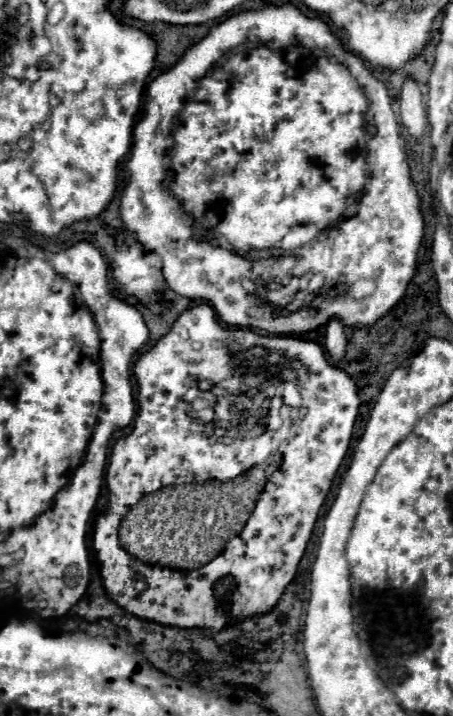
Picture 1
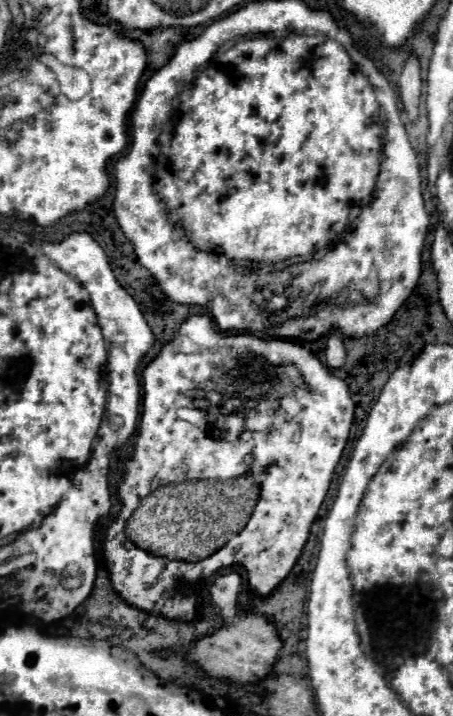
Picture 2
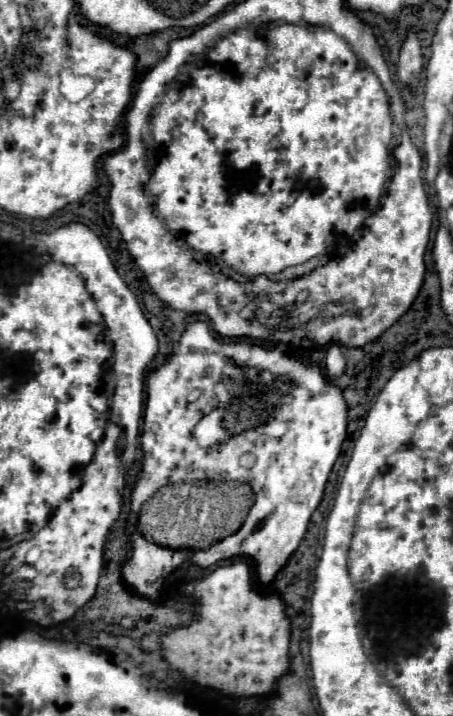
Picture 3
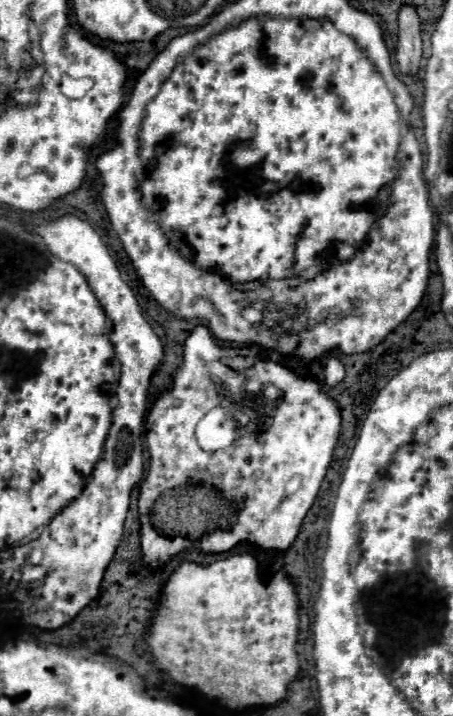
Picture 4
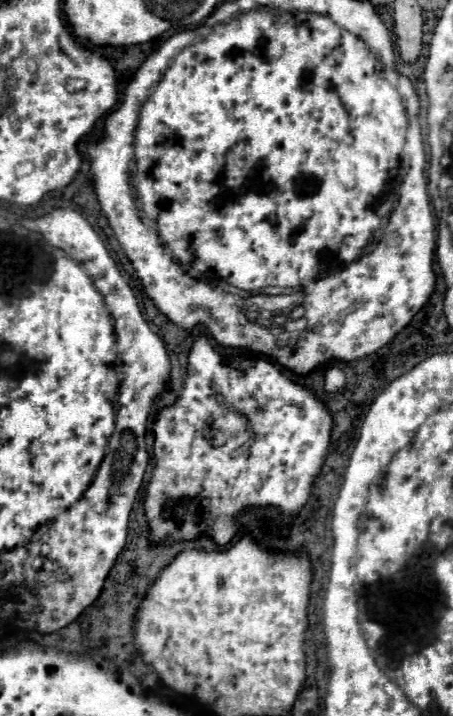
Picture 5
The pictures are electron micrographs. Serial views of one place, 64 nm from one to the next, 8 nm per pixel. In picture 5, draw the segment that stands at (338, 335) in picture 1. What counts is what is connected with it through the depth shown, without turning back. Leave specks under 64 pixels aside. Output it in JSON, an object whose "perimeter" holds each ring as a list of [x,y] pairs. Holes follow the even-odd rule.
{"perimeter":[[[336,364],[328,366],[324,376],[326,376],[324,390],[326,390],[328,394],[336,394],[336,392],[340,392],[340,390],[344,388],[344,384],[346,384],[346,376],[344,376],[344,372],[342,372],[342,370],[340,370]]]}

